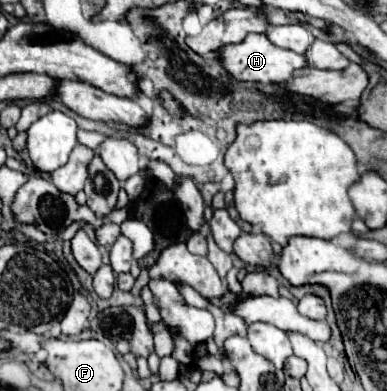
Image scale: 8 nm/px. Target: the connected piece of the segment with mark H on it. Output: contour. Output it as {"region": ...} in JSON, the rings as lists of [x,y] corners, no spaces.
{"region":[[[247,34],[243,42],[237,44],[227,44],[219,48],[219,60],[223,68],[231,74],[233,80],[239,82],[287,82],[293,76],[293,70],[305,66],[305,56],[303,54],[293,54],[291,50],[273,46],[265,34]]]}

